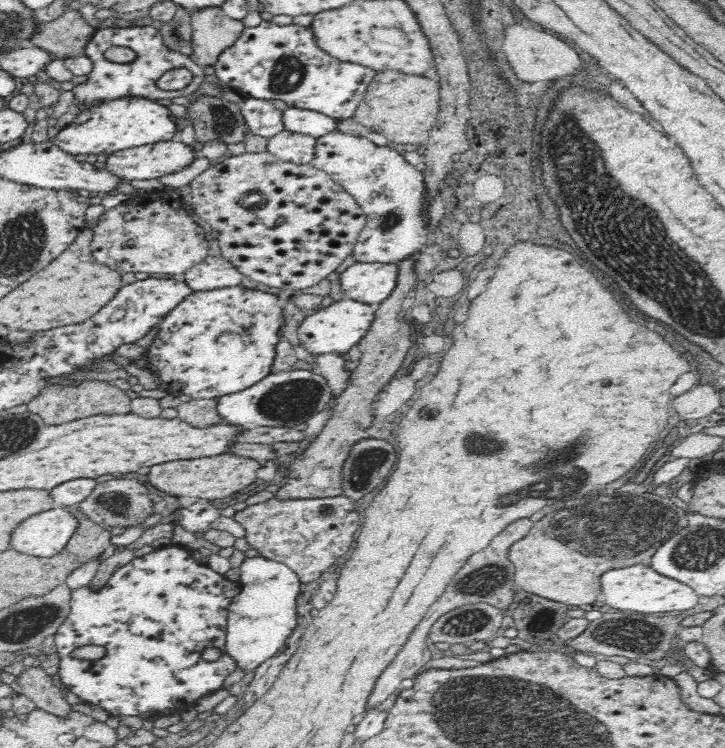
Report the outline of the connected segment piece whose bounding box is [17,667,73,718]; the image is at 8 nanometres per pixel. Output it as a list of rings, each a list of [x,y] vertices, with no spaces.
[[[40,667],[26,668],[17,678],[21,694],[34,701],[38,709],[45,710],[54,716],[66,718],[72,712],[65,692],[54,684],[52,677]]]

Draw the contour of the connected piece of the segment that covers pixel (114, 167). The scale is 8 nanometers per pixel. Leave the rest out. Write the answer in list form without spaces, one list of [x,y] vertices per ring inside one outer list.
[[[180,139],[147,144],[111,152],[104,160],[104,169],[120,180],[157,178],[186,168],[196,158],[192,148]]]

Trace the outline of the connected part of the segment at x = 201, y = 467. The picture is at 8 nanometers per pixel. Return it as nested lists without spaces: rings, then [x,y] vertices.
[[[222,454],[222,456],[200,458],[200,460],[166,462],[166,464],[158,464],[158,466],[152,466],[151,468],[152,470],[147,474],[147,480],[158,490],[178,498],[192,496],[192,498],[211,501],[226,498],[256,482],[256,472],[260,470],[261,465],[252,458]]]

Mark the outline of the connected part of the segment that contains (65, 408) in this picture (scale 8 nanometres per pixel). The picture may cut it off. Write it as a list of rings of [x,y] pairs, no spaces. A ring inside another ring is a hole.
[[[84,381],[79,386],[46,386],[40,396],[27,403],[27,411],[40,417],[44,424],[66,424],[92,415],[126,415],[131,413],[130,396],[112,382]]]

